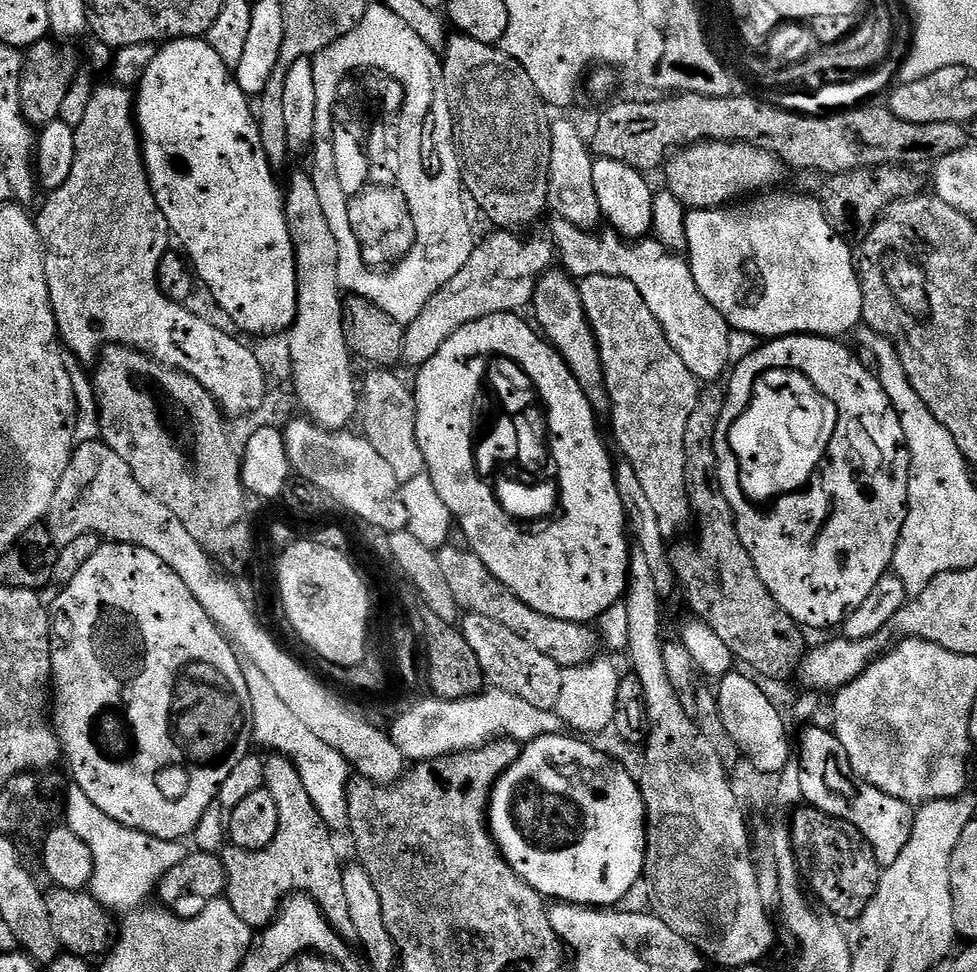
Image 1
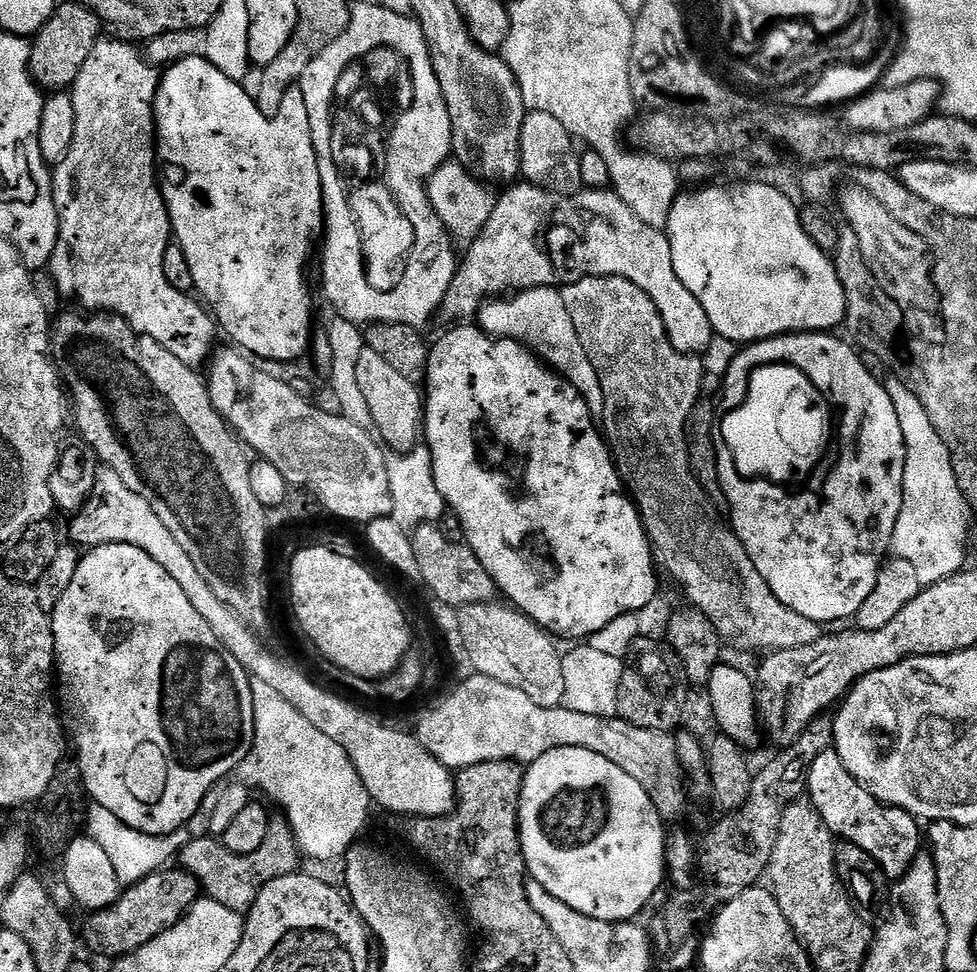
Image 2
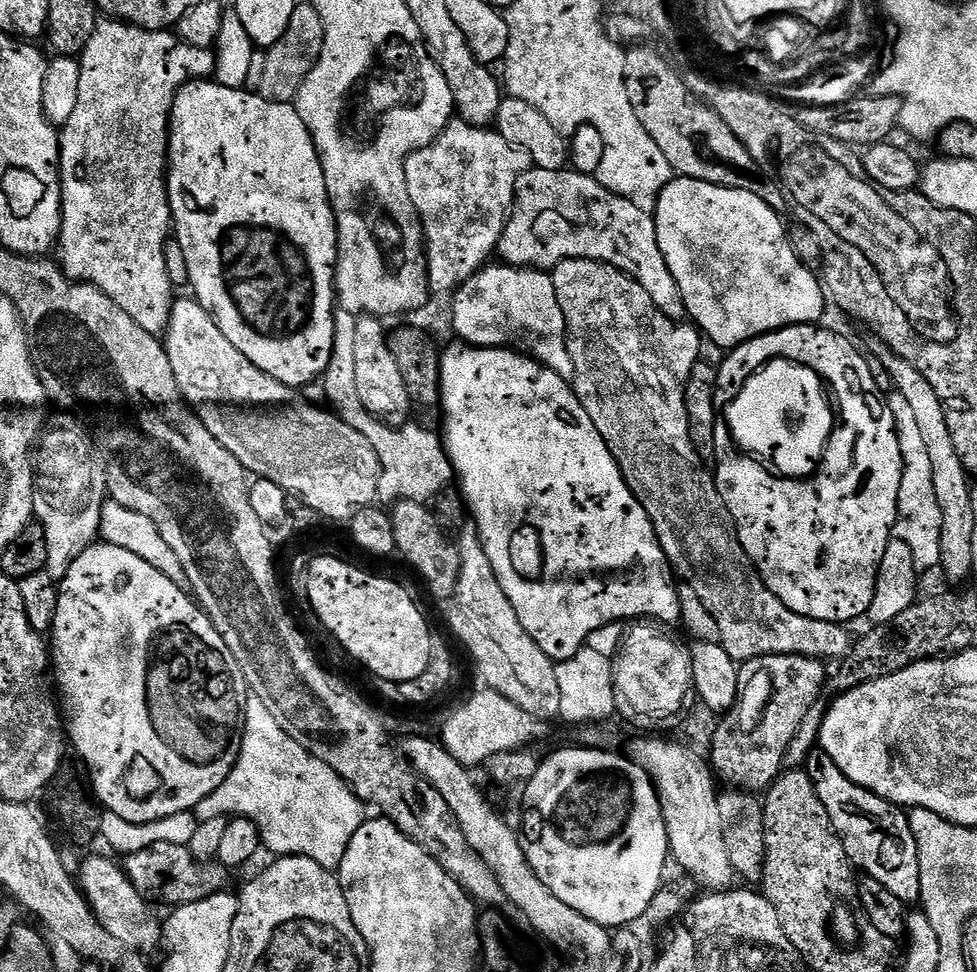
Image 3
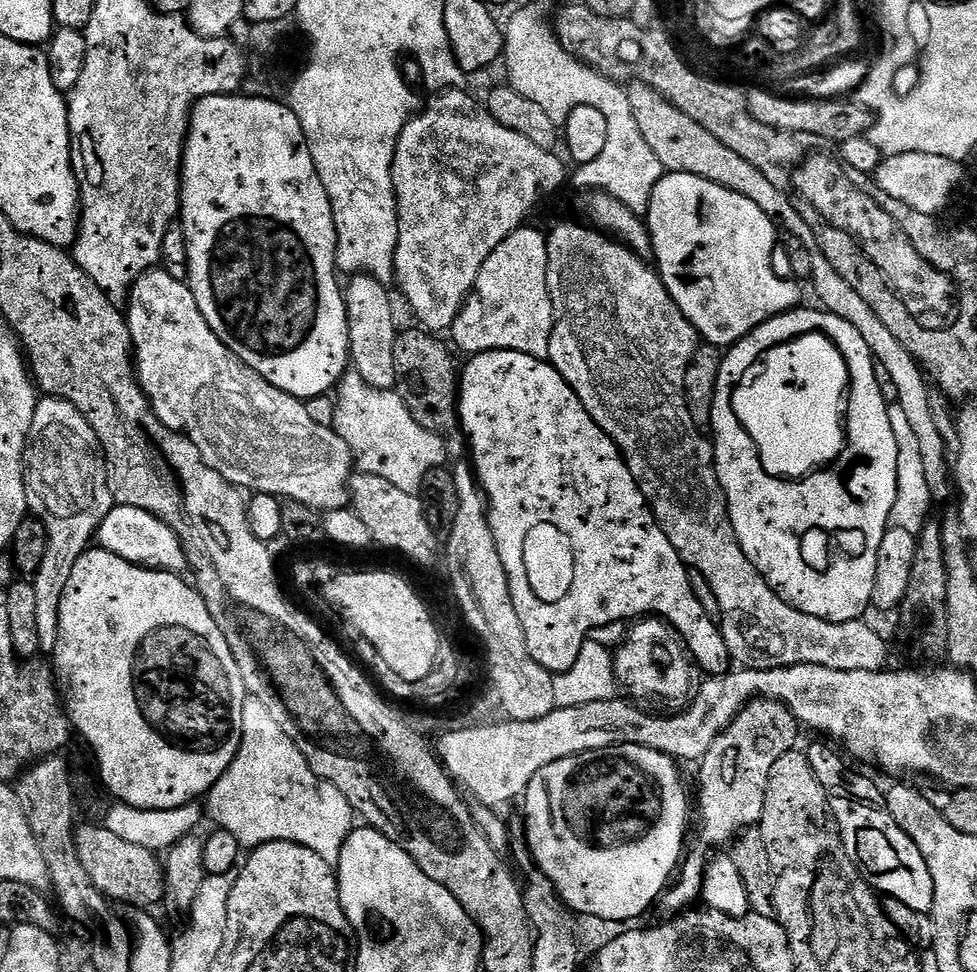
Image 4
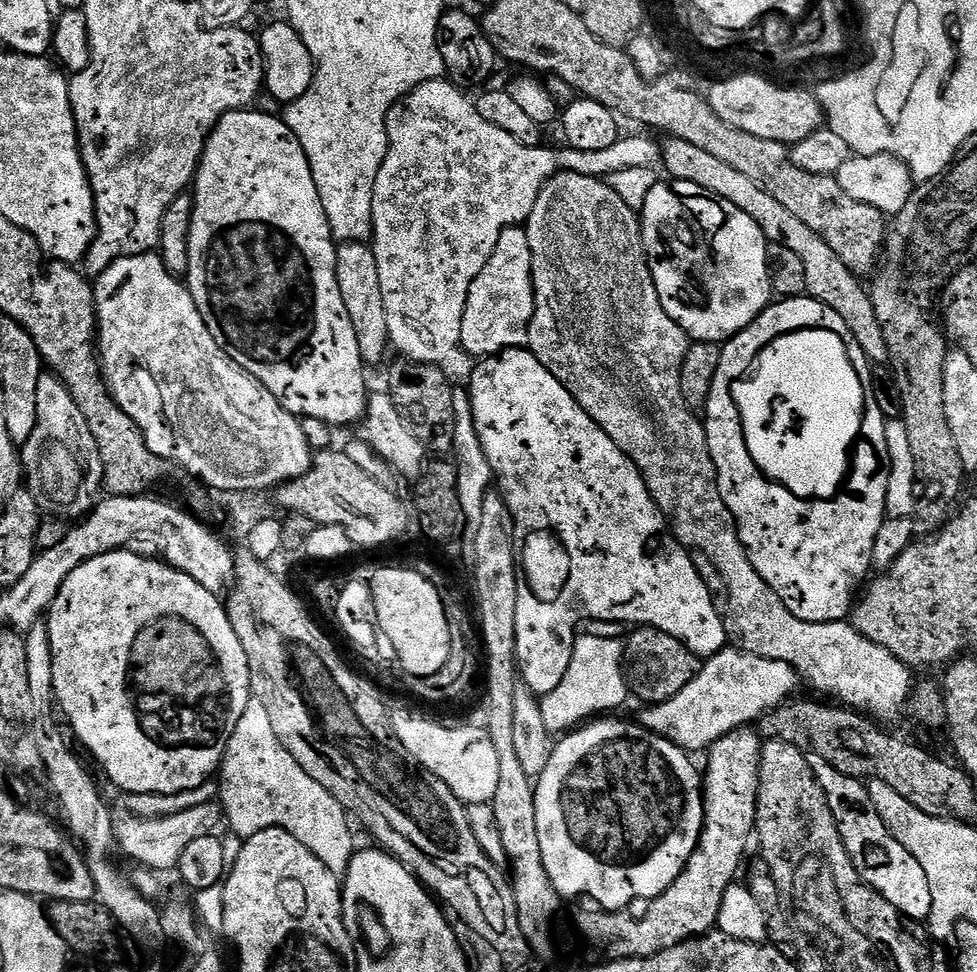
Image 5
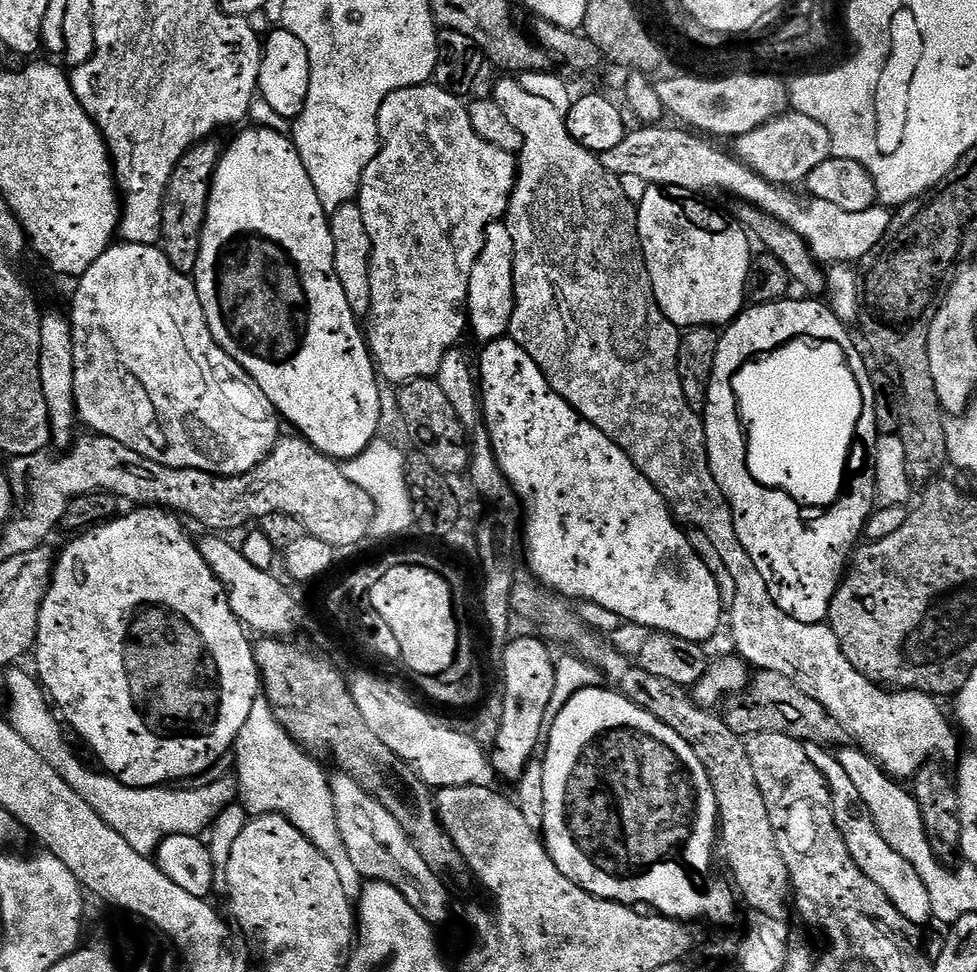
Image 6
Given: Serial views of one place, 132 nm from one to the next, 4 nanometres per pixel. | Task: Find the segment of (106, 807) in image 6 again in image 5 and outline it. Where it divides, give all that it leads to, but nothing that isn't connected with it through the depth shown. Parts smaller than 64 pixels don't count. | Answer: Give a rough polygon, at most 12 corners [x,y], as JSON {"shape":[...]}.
{"shape":[[219,803],[115,821],[116,844],[157,874],[217,831]]}

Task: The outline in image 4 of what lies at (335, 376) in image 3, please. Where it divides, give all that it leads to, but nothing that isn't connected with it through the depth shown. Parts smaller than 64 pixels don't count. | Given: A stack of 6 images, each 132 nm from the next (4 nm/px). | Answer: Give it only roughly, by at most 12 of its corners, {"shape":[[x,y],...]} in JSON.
{"shape":[[349,370],[331,423],[363,475],[416,494],[445,437]]}

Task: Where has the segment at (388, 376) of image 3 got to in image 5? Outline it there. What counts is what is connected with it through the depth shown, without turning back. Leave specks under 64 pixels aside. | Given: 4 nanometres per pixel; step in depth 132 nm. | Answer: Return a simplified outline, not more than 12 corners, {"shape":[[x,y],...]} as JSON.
{"shape":[[364,242],[336,249],[336,277],[365,365],[390,352],[378,262]]}

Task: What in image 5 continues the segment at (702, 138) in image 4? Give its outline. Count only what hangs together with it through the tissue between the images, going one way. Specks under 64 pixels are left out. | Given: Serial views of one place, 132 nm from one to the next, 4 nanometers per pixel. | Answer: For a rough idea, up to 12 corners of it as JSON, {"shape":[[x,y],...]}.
{"shape":[[685,140],[662,168],[746,210],[790,246],[807,295],[850,326],[873,365],[888,364],[869,289],[830,246],[758,182]]}

